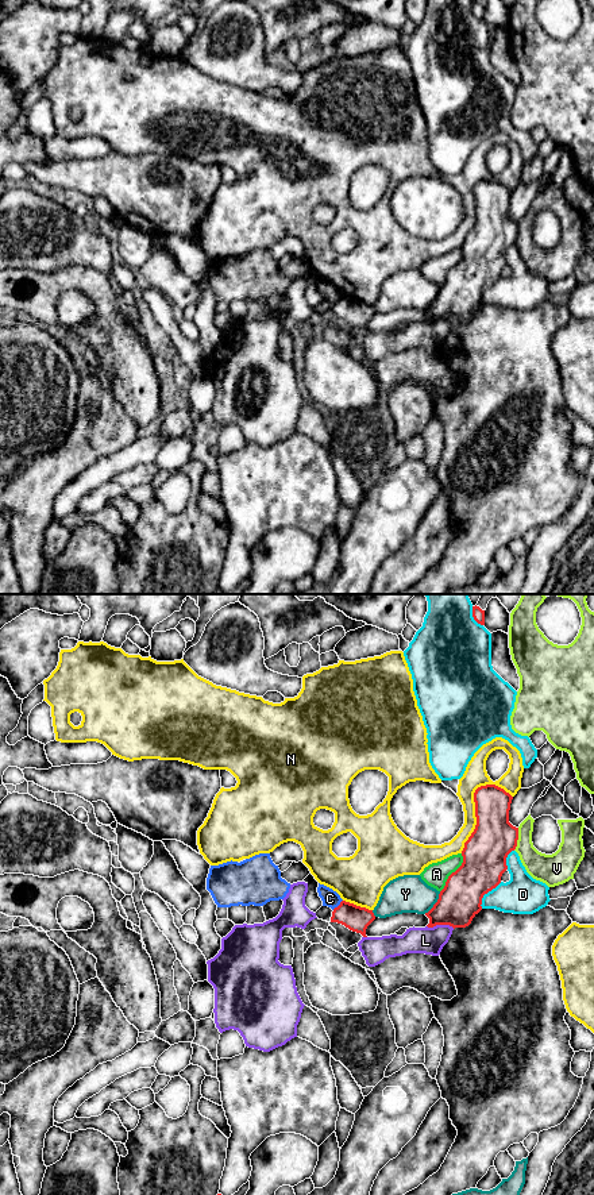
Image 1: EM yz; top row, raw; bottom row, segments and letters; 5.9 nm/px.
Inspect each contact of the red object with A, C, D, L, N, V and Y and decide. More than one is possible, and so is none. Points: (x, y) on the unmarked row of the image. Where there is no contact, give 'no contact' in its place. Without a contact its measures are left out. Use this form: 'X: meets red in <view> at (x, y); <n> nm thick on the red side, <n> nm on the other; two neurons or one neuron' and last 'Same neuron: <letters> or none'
A: meets red in yz at (452, 268); 260 nm thick on the red side, 140 nm on the other; two neurons
C: meets red in yz at (339, 300); 150 nm thick on the red side, 100 nm on the other; two neurons
D: meets red in yz at (486, 288); 260 nm thick on the red side, 240 nm on the other; two neurons
L: meets red in yz at (440, 319); 240 nm thick on the red side, 160 nm on the other; two neurons
N: meets red in yz at (475, 203); 260 nm thick on the red side, 140 nm on the other; two neurons
V: meets red in yz at (517, 234); 260 nm thick on the red side, 170 nm on the other; two neurons
Y: meets red in yz at (435, 299); 240 nm thick on the red side, 220 nm on the other; two neurons
Same neuron: none

